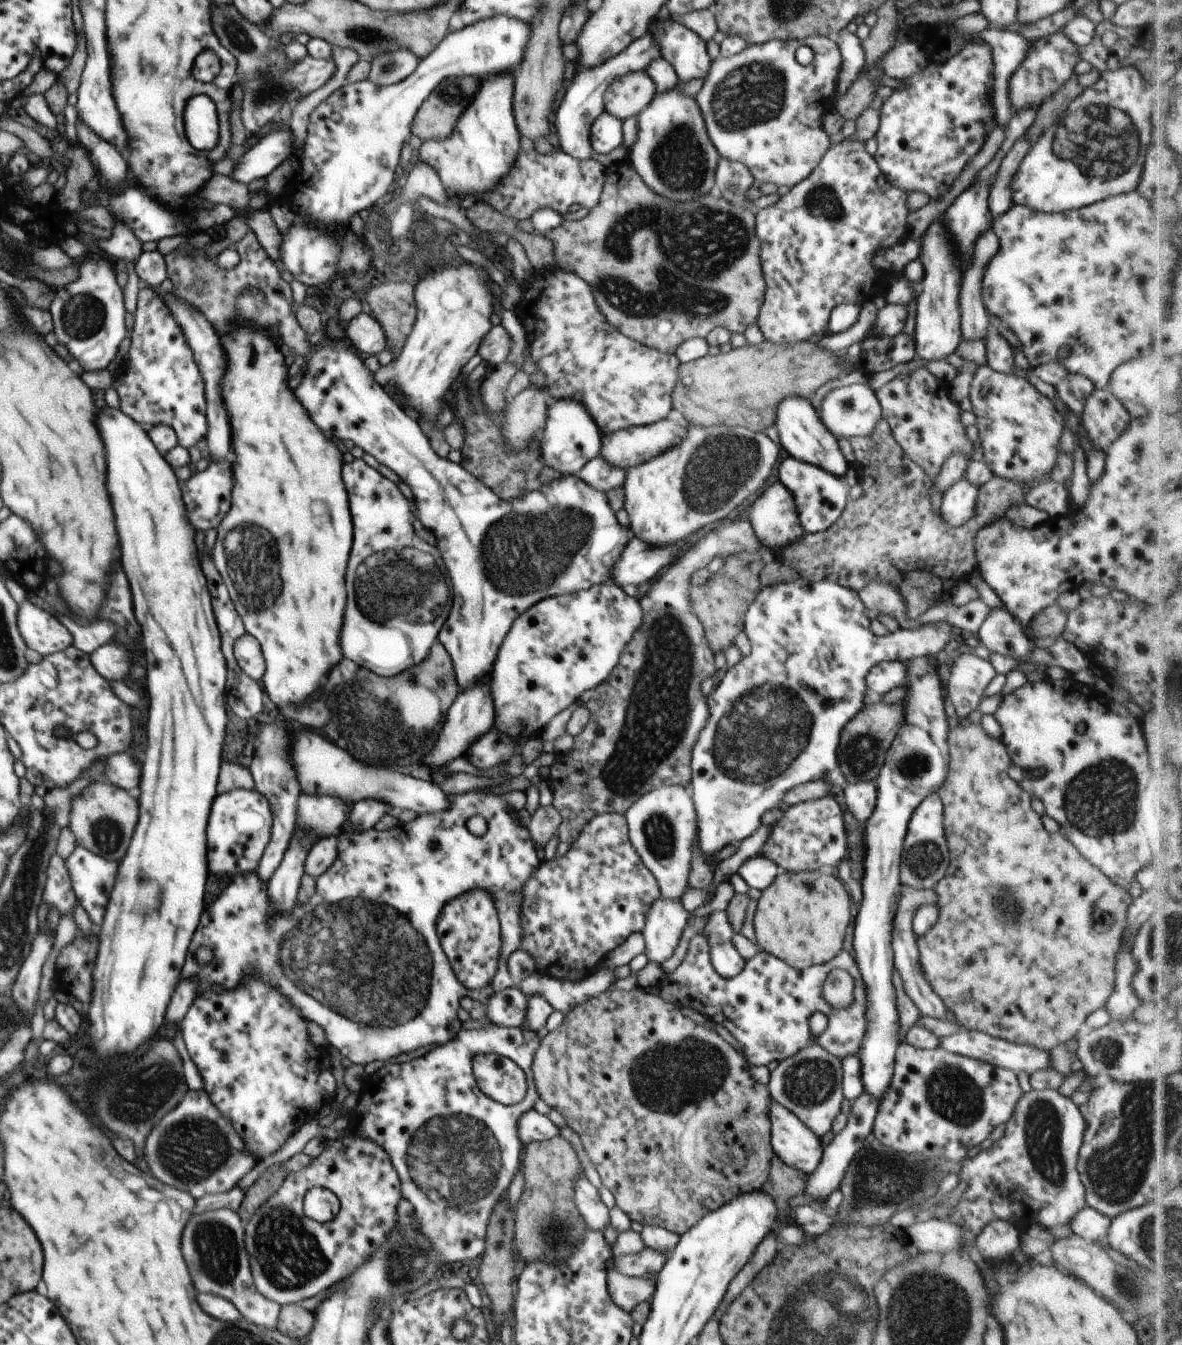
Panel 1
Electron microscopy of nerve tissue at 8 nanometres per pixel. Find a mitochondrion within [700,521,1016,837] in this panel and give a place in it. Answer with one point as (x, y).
(745, 748)

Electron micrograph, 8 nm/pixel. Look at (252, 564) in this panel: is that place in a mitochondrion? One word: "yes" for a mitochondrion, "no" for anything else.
yes

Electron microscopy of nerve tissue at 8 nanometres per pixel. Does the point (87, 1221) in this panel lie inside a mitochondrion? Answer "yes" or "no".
no

